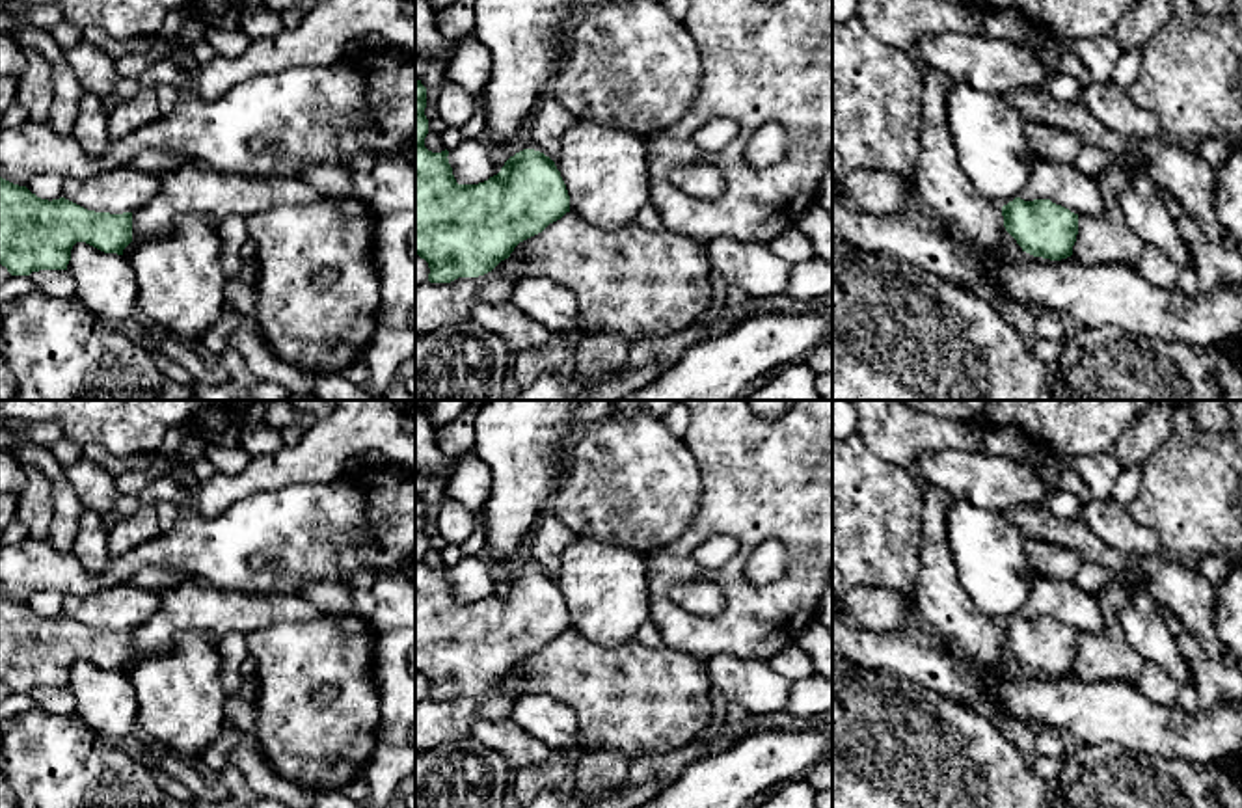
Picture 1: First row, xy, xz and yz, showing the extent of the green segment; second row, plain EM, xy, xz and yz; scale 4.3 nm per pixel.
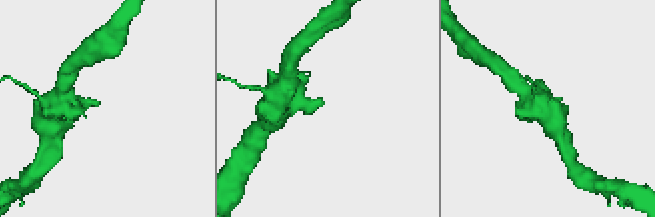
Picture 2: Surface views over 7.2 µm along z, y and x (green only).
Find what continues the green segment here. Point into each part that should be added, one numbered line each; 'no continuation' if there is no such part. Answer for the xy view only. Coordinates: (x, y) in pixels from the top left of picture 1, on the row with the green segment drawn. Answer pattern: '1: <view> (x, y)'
no continuation

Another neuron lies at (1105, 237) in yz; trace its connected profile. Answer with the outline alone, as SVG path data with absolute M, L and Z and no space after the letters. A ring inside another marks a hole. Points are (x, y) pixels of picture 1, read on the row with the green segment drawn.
M1104 168L1095 175L1102 195L1102 210L1078 214L1078 235L1073 257L1084 264L1138 266L1143 240L1132 231L1121 207L1121 194L1130 188L1128 169Z

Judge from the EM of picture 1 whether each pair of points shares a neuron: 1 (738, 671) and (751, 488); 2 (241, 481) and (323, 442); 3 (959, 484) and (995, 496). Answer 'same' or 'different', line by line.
1: different
2: same
3: same

